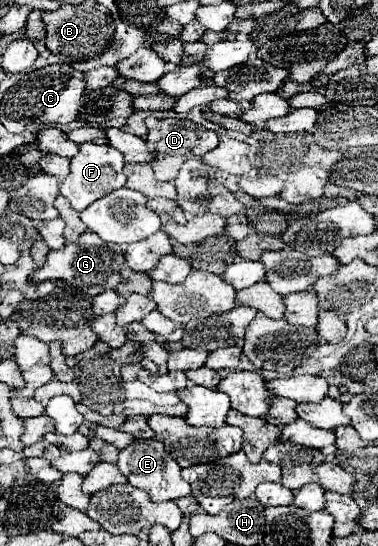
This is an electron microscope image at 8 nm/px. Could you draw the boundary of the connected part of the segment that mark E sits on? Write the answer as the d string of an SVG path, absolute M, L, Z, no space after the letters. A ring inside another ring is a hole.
M135 440L131 446L121 450L117 466L129 478L129 484L141 488L149 494L153 502L177 500L183 496L191 496L191 486L181 478L181 466L165 452L165 446L159 440Z

